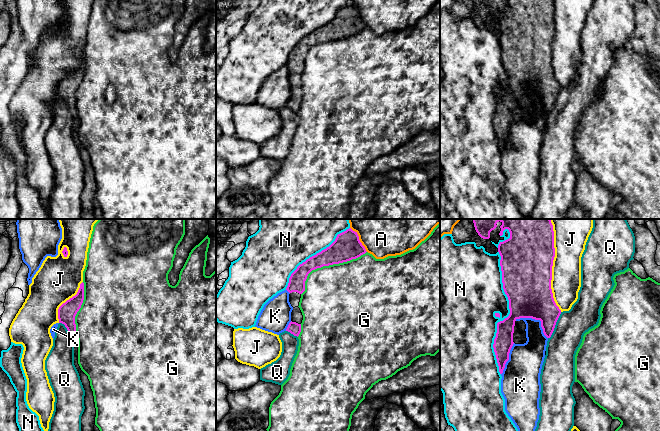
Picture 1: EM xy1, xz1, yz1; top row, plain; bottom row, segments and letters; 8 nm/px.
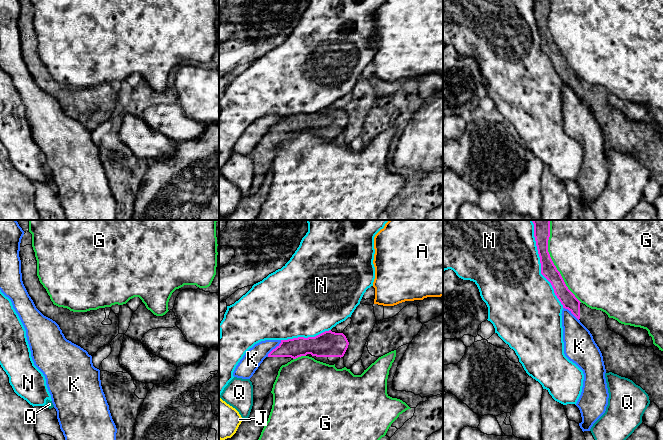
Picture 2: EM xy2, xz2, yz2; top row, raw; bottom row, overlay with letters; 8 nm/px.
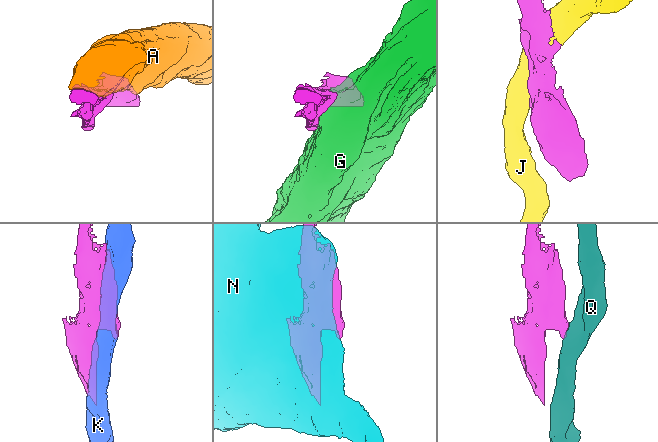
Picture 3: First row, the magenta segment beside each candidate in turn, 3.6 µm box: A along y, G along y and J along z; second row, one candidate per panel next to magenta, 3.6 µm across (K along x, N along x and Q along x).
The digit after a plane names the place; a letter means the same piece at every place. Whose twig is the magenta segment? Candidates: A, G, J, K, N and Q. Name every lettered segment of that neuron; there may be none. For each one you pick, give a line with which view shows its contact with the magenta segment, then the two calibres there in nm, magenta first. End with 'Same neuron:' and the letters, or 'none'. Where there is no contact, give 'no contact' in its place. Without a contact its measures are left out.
Same neuron: none

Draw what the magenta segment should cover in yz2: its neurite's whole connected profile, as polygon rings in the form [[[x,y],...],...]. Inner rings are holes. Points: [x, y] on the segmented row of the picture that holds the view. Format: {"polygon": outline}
{"polygon": [[[532,220],[532,222],[540,257],[541,274],[551,283],[563,308],[568,309],[590,331],[602,353],[606,371],[632,380],[648,394],[650,402],[654,402],[663,411],[663,359],[654,353],[653,347],[628,344],[622,336],[608,328],[603,311],[589,308],[575,297],[566,286],[548,252],[550,220]]]}

